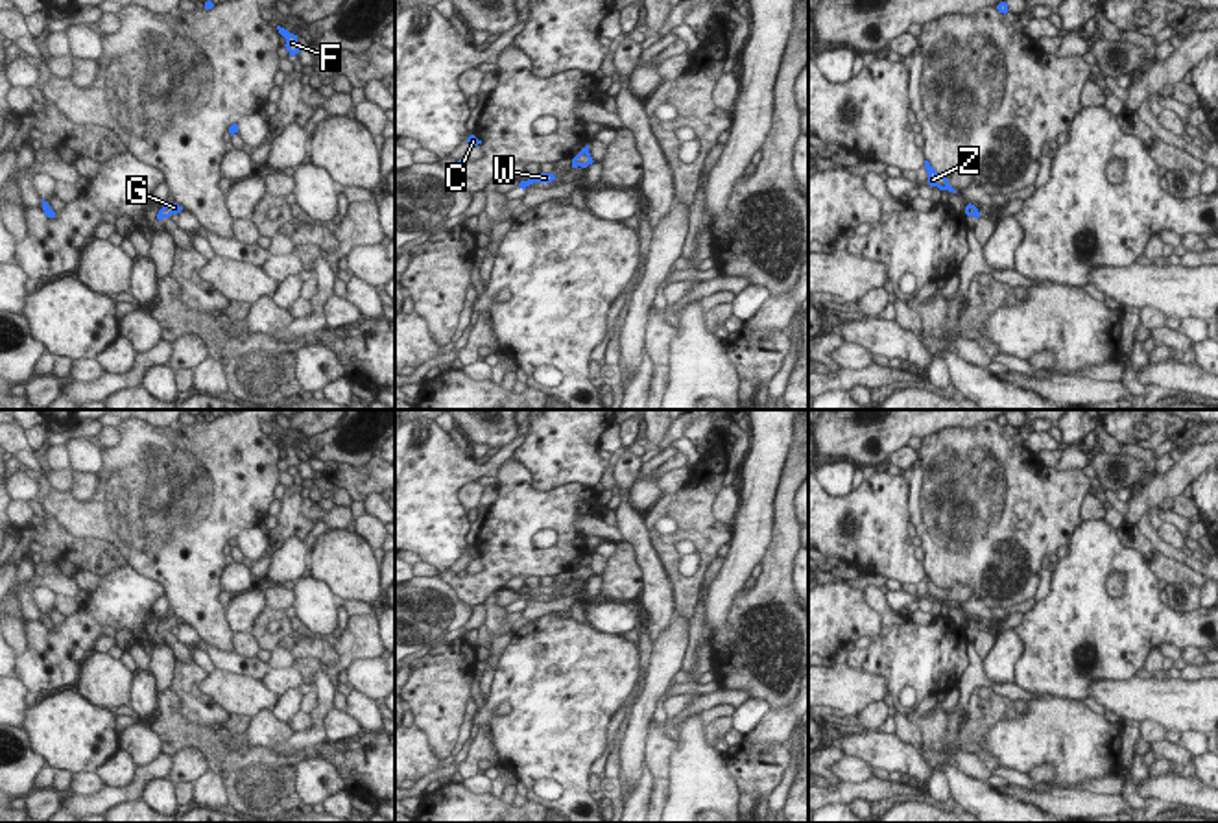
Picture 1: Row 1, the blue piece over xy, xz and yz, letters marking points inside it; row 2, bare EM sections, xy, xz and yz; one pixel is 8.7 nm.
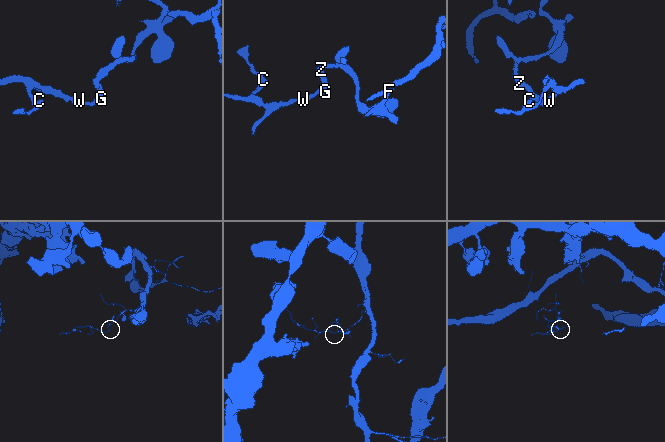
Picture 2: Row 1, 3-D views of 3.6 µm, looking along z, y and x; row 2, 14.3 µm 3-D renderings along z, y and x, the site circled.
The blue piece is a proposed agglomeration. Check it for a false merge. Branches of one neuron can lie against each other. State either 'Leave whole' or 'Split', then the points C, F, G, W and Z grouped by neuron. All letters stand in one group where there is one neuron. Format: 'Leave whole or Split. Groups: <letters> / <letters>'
Leave whole. Groups: C F G W Z

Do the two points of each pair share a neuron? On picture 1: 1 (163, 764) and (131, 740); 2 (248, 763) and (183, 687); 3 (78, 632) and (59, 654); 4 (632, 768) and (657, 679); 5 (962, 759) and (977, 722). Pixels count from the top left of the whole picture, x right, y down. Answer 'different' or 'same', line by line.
1: different
2: different
3: same
4: same
5: different

